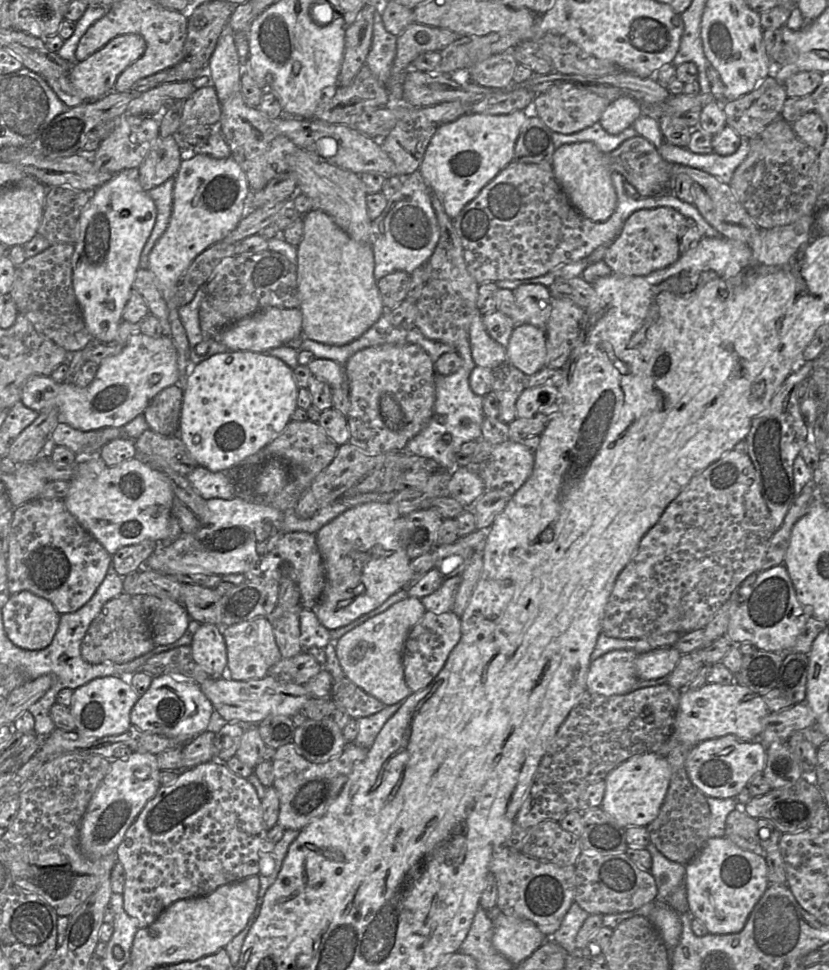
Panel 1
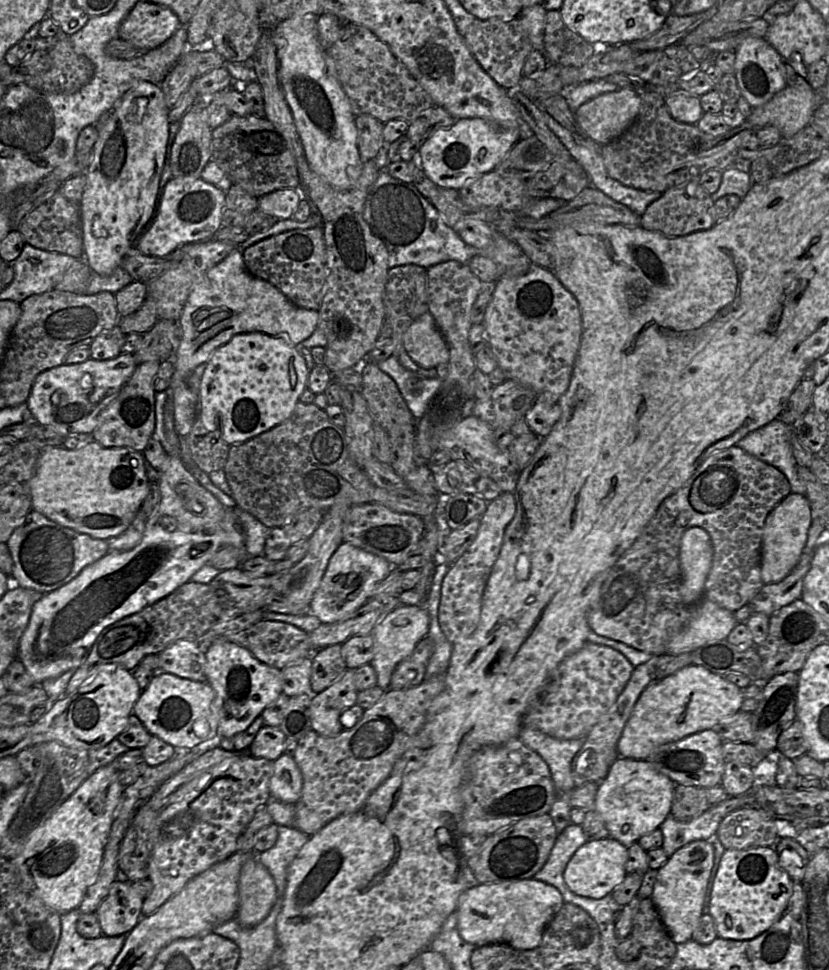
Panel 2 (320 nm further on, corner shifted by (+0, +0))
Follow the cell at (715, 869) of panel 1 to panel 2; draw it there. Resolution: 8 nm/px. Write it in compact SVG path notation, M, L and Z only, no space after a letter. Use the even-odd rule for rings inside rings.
M773 847L726 849L713 880L708 914L713 918L718 937L751 940L781 918L792 892L793 880L779 865Z

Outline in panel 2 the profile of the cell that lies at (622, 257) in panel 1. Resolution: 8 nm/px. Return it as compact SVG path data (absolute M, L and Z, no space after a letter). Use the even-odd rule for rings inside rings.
M689 182L663 192L661 197L652 202L640 216L640 226L670 237L685 236L696 231L707 230L715 224L711 216L714 202L711 194L707 193L700 184Z

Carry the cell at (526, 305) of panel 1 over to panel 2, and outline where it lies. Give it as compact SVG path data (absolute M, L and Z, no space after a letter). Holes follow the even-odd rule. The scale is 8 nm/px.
M533 264L529 271L522 276L504 276L498 279L495 285L485 287L492 287L492 299L487 306L483 325L488 334L489 346L497 359L498 367L505 371L509 380L515 380L536 392L539 399L548 401L549 403L558 403L570 385L572 372L581 343L582 315L577 299L564 287L551 270L539 267L535 264Z

